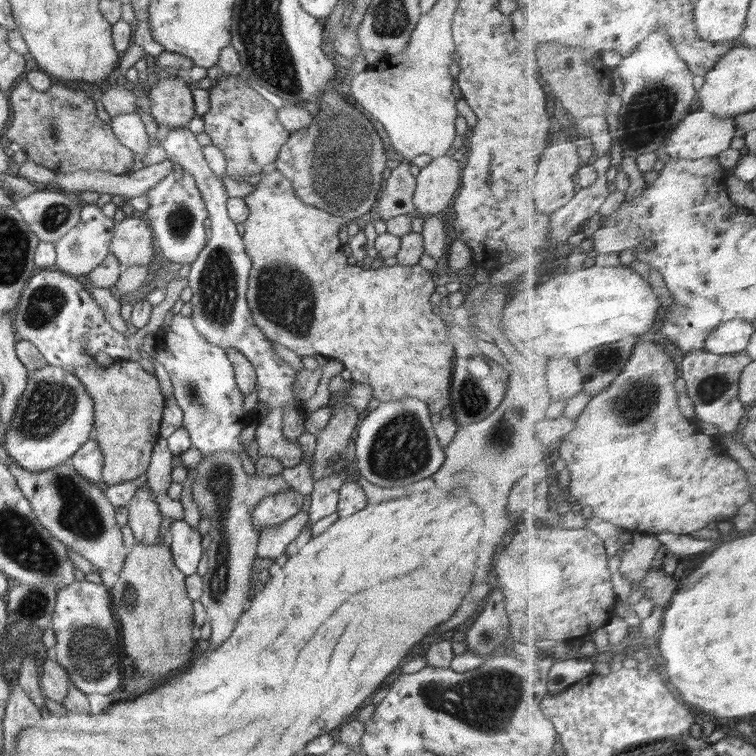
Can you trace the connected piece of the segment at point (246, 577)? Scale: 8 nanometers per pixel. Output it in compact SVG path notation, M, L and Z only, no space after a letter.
M218 451L202 455L195 469L196 476L190 486L192 500L198 506L201 518L208 520L208 534L204 543L208 570L202 576L204 586L199 601L203 604L212 627L210 649L217 650L233 634L238 618L251 605L252 563L258 556L256 547L259 535L252 523L252 510L262 498L288 491L291 487L281 474L266 476L256 472L252 475L246 473L240 458L234 452Z

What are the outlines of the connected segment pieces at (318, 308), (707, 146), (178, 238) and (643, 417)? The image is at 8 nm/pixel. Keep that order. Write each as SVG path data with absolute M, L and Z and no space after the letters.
M273 167L264 171L266 174L262 181L256 186L256 190L248 194L243 201L248 206L249 216L244 224L244 234L242 236L244 242L244 250L252 260L250 269L249 282L247 285L247 304L252 314L254 324L266 334L266 338L275 341L282 346L286 346L296 352L300 356L312 356L320 354L326 359L336 359L342 362L346 370L351 372L351 380L354 383L367 384L372 387L373 396L380 402L392 402L404 397L416 397L427 404L430 414L440 413L444 408L451 404L451 380L452 369L455 357L454 343L456 339L453 333L449 333L449 328L442 320L441 316L432 314L430 305L435 301L434 284L430 271L424 269L421 265L414 266L386 266L382 265L379 269L360 270L359 266L348 265L348 256L346 256L345 246L338 239L340 228L346 225L347 220L336 215L329 214L324 210L315 208L302 202L297 198L292 184L281 173L278 173Z
M702 109L694 114L689 114L689 117L678 126L678 130L674 130L668 139L666 151L672 158L680 159L697 160L719 157L722 152L733 148L737 132L736 117L722 117Z
M186 171L170 172L146 193L148 207L145 219L154 234L153 242L159 249L160 258L178 264L193 264L206 244L204 220L209 218L204 198L194 178Z
M660 339L639 340L624 372L610 389L591 400L579 416L576 428L565 436L558 457L566 461L568 468L569 479L564 489L582 505L591 506L596 516L630 532L657 535L670 531L689 535L712 527L712 522L734 520L742 506L752 500L754 486L748 480L746 468L728 453L717 436L696 434L692 422L686 420L678 404L678 366L656 342Z

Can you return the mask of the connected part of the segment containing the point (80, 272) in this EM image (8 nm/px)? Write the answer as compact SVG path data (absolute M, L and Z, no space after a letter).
M84 204L81 208L81 218L68 233L66 233L55 245L55 268L84 279L90 271L94 270L98 263L102 263L106 255L110 254L110 239L114 231L115 222L112 215L100 211L96 205Z

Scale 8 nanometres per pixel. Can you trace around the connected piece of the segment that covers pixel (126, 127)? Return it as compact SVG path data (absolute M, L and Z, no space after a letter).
M138 112L132 114L120 113L116 117L111 117L110 126L123 146L129 148L135 155L138 154L143 157L150 146L150 138Z

